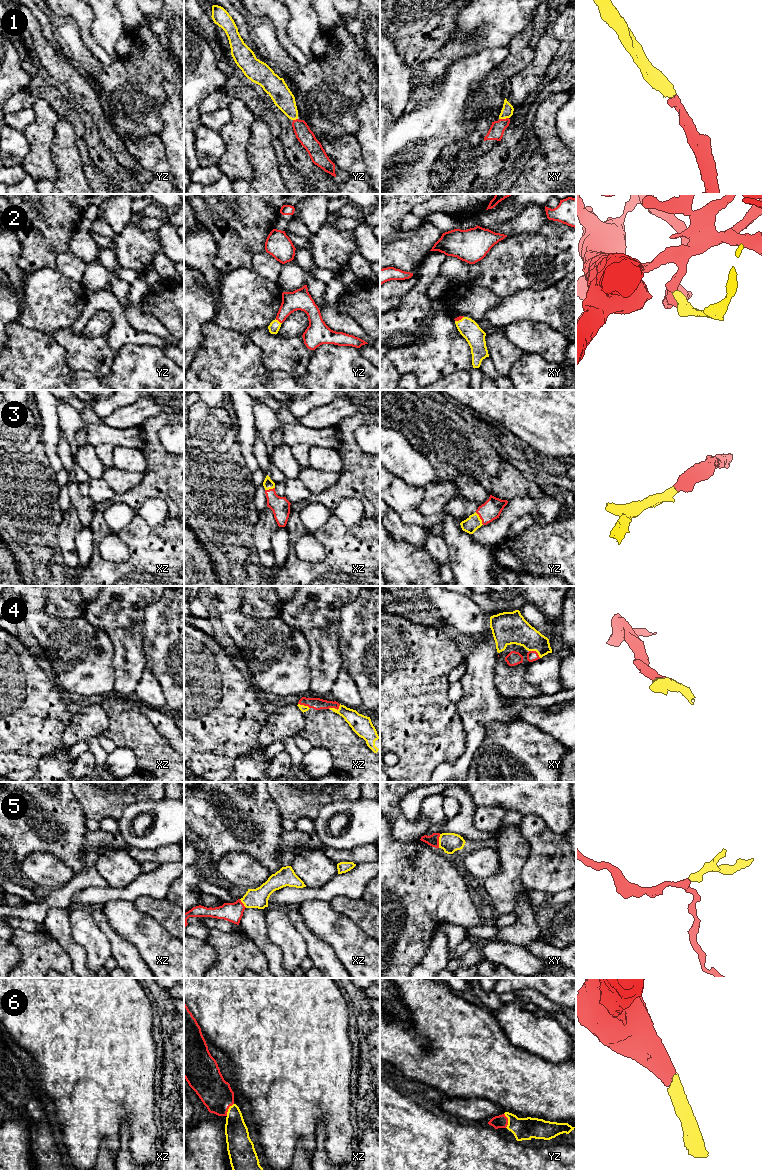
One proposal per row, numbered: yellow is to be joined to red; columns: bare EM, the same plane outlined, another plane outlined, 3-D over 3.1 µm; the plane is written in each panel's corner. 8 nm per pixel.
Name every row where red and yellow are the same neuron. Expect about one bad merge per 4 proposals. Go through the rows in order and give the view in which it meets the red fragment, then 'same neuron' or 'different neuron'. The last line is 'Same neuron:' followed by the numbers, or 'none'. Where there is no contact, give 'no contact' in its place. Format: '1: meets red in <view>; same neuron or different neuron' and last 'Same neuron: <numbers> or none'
1: meets red in xy; same neuron
2: meets red in yz; same neuron
3: meets red in yz; same neuron
4: meets red in xz; same neuron
5: meets red in xy; same neuron
6: meets red in yz; same neuron
Same neuron: 1, 2, 3, 4, 5, 6

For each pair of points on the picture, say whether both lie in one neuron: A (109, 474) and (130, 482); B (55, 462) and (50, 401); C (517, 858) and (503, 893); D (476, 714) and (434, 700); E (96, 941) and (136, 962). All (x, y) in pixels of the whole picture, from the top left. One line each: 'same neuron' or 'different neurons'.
A: same neuron
B: same neuron
C: same neuron
D: different neurons
E: different neurons

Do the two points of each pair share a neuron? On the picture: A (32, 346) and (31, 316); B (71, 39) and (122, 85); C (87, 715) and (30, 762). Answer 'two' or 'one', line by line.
A: two
B: one
C: two

